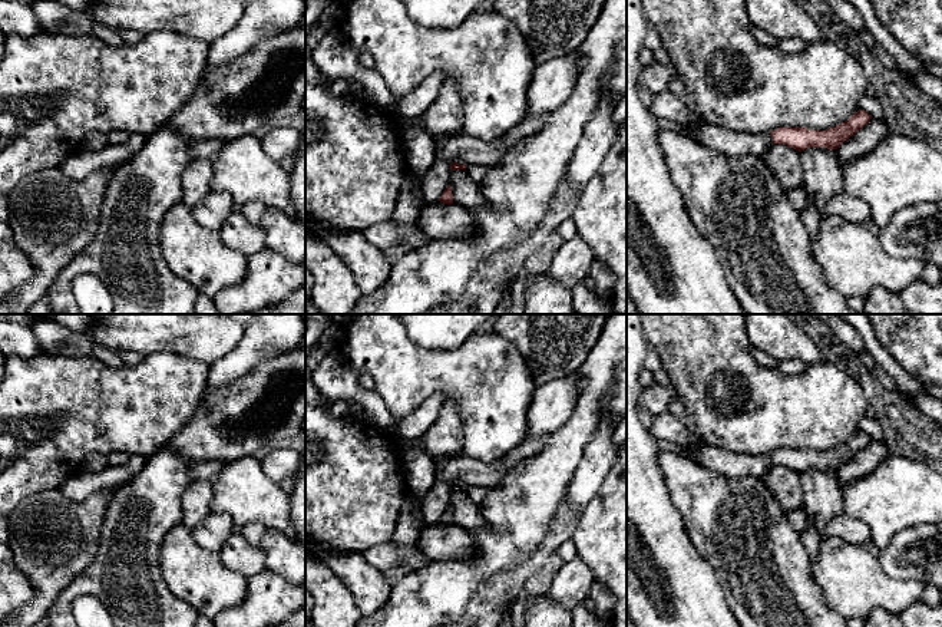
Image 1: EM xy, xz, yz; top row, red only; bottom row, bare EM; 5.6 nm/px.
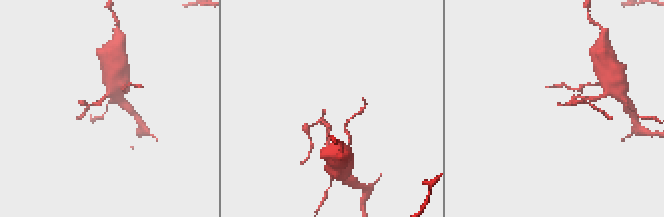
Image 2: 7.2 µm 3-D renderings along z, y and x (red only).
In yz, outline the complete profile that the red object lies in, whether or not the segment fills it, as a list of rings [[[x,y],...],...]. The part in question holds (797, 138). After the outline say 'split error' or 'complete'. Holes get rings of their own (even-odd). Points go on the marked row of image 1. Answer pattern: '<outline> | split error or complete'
[[[859,109],[847,121],[826,131],[783,126],[767,133],[751,135],[691,122],[690,132],[700,143],[728,156],[764,156],[773,143],[783,143],[799,152],[812,146],[837,149],[870,119],[869,112]]] | split error

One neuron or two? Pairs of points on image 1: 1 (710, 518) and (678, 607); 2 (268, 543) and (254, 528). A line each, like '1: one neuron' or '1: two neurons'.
1: two neurons
2: two neurons

